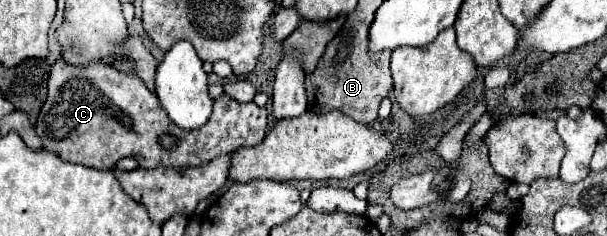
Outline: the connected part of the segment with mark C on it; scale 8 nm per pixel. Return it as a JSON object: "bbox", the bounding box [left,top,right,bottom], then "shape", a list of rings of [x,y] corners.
{"bbox":[35,56,267,168],"shape":[[[59,56],[51,70],[49,96],[41,106],[35,130],[43,148],[61,154],[67,162],[89,168],[113,168],[123,156],[133,156],[141,168],[157,168],[159,164],[163,168],[187,168],[201,166],[213,156],[243,146],[257,146],[267,132],[267,110],[255,102],[237,102],[221,94],[205,126],[181,130],[165,116],[157,96],[137,76],[123,74],[101,62],[73,66]]]}

